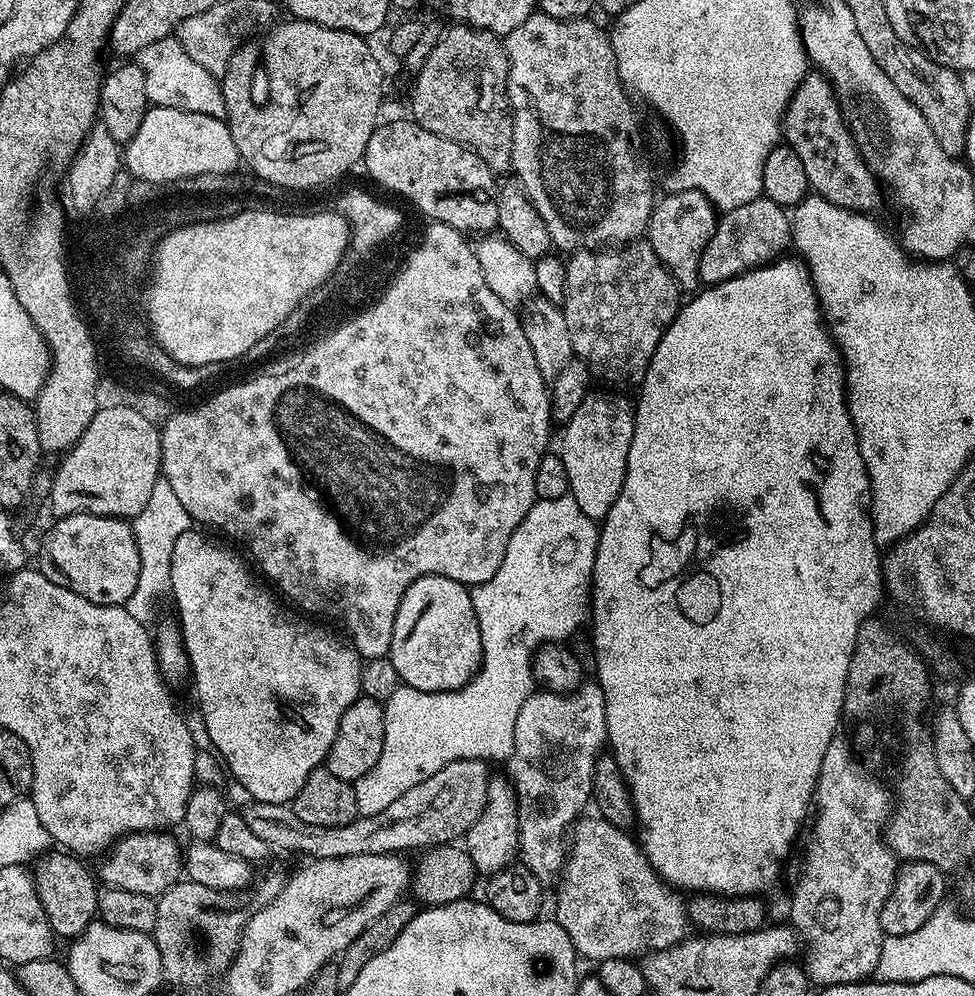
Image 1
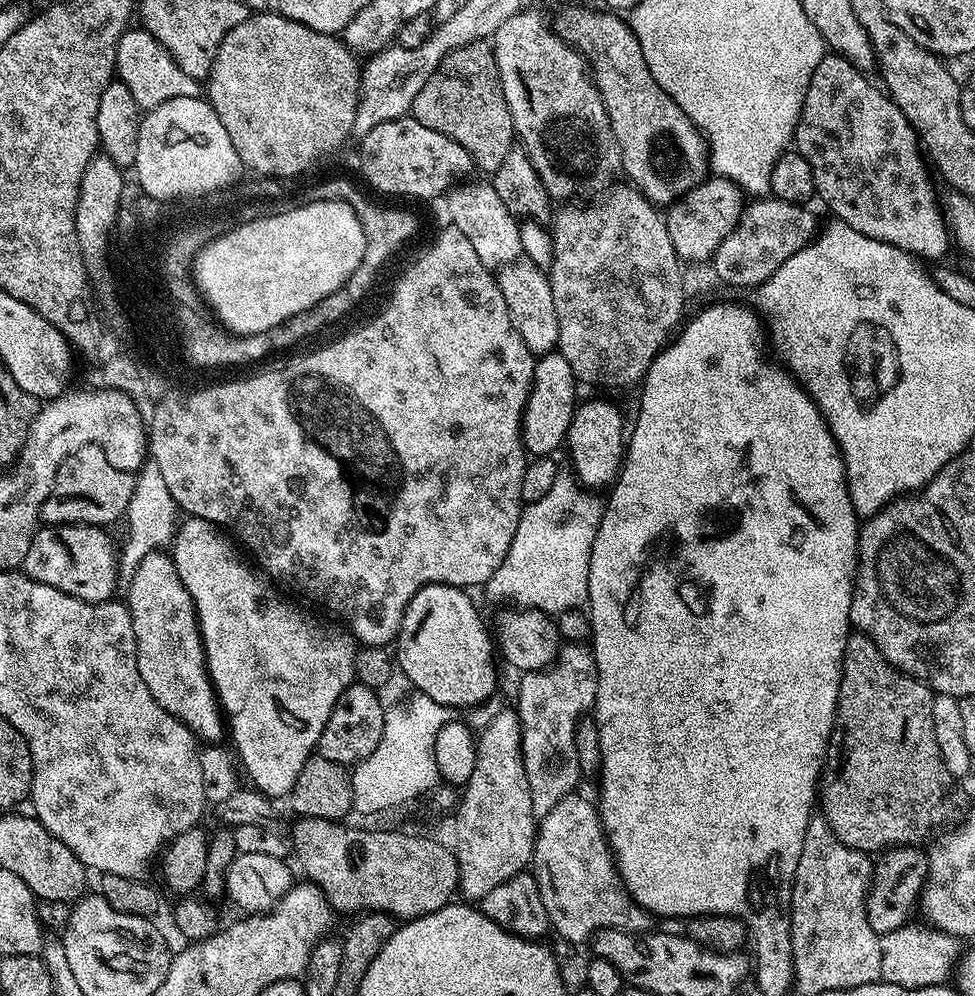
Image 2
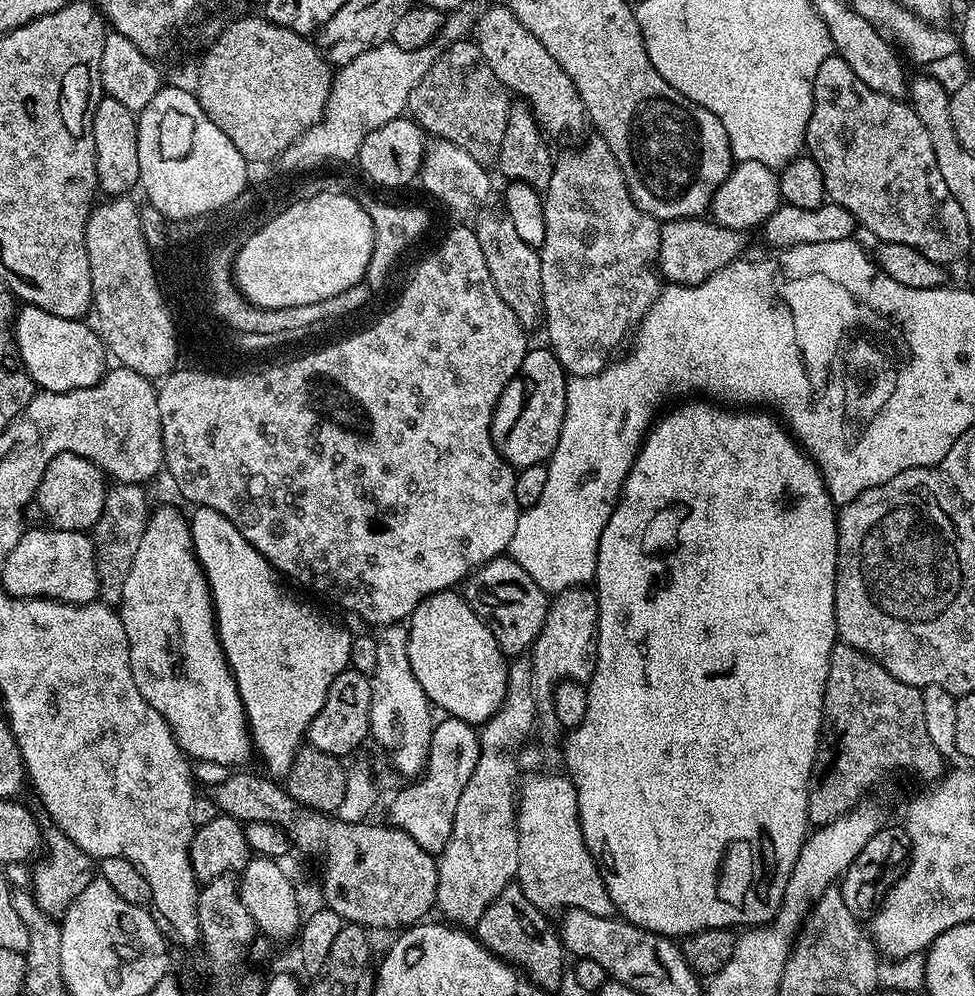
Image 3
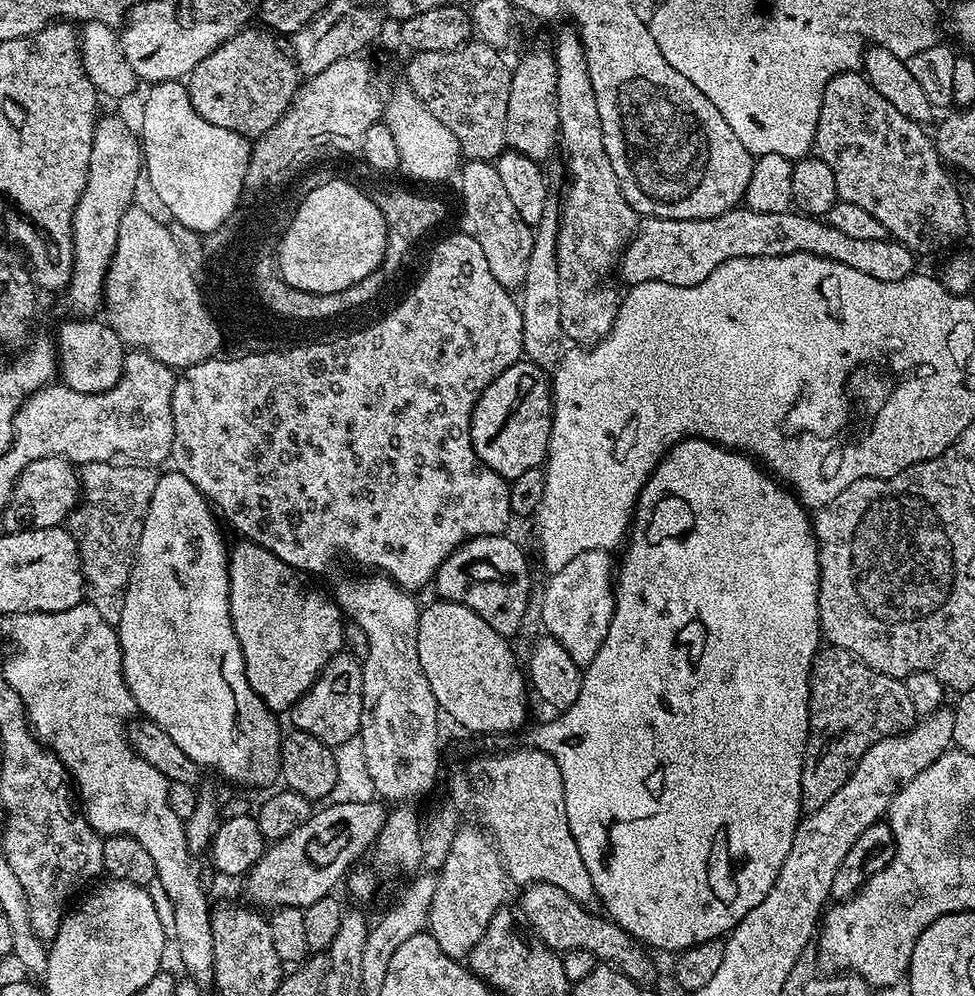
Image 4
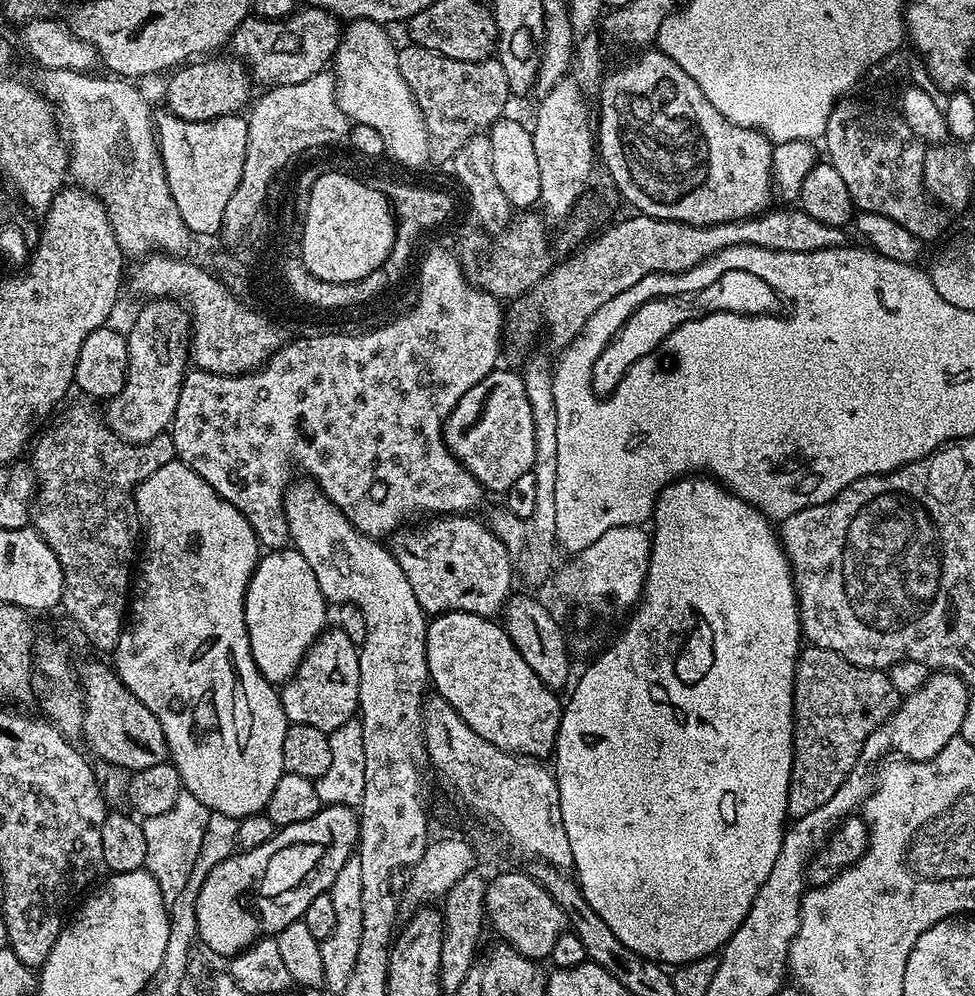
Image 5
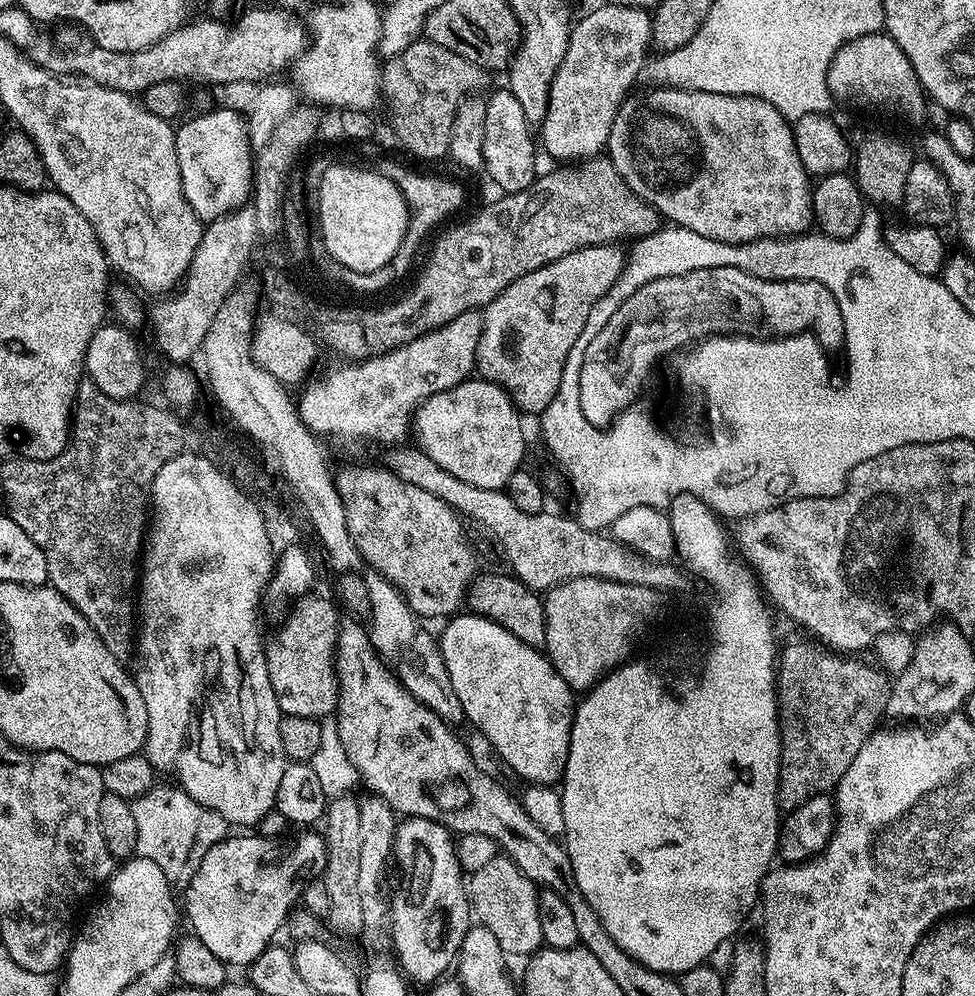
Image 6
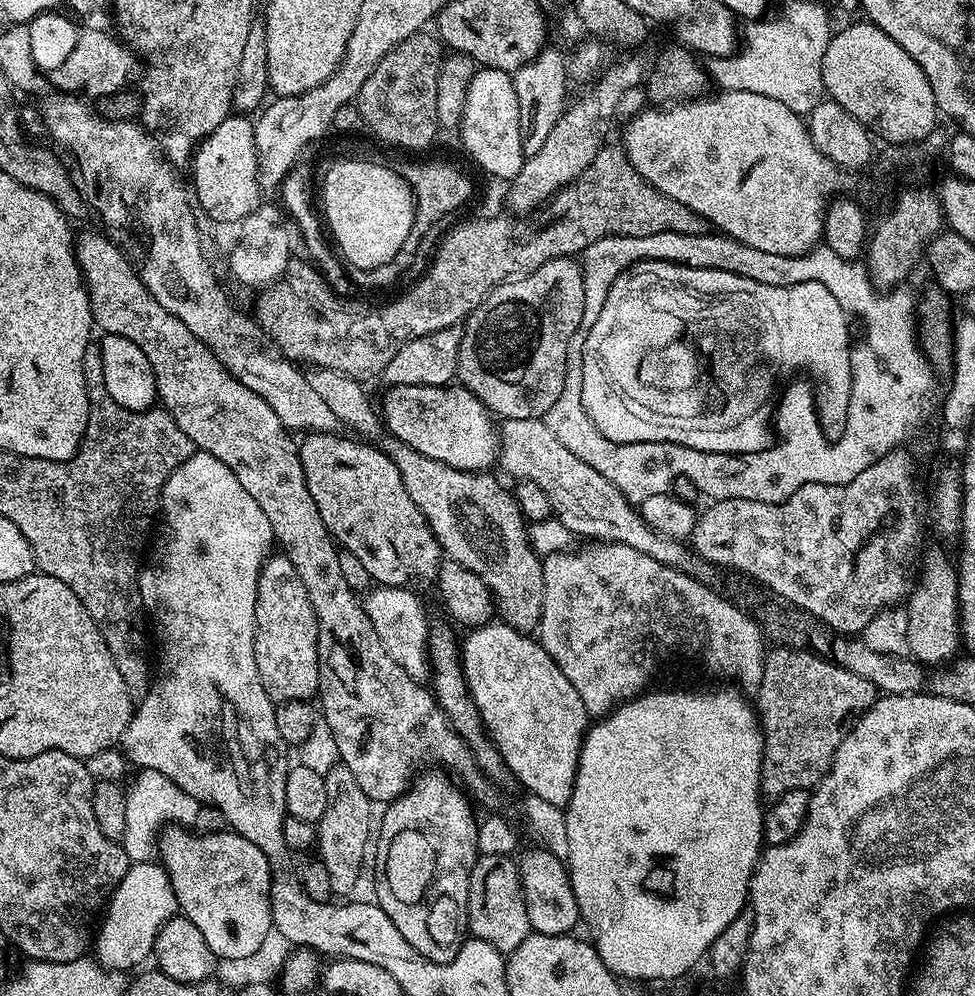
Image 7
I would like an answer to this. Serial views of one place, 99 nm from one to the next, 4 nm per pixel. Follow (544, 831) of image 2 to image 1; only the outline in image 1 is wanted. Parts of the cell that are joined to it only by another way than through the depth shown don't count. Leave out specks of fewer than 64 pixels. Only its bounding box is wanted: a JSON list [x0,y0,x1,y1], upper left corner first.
[554,814,690,962]

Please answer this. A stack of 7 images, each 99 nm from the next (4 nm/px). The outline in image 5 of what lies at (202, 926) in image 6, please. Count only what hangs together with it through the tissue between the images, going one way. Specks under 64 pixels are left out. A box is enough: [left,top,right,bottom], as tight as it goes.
[196,804,360,958]

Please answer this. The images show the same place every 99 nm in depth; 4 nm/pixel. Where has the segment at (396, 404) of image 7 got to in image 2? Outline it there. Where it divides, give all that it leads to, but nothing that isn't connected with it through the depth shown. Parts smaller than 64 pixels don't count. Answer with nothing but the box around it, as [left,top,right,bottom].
[522,350,578,457]

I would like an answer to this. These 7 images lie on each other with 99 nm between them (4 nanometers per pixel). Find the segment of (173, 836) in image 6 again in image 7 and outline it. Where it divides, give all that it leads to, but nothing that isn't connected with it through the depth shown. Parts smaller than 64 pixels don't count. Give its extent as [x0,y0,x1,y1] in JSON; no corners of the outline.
[120,768,224,863]

